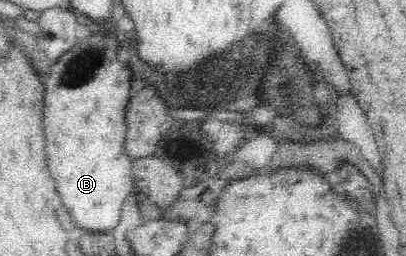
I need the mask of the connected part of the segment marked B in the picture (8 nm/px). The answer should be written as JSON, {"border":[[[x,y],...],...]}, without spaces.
{"border":[[[106,27],[82,41],[49,67],[45,84],[44,117],[45,152],[48,169],[56,181],[62,205],[68,209],[74,227],[80,232],[102,233],[114,231],[121,223],[121,212],[127,198],[136,193],[132,173],[132,160],[124,153],[126,122],[124,113],[130,101],[131,75],[128,62],[118,62],[121,37],[114,29]]]}

